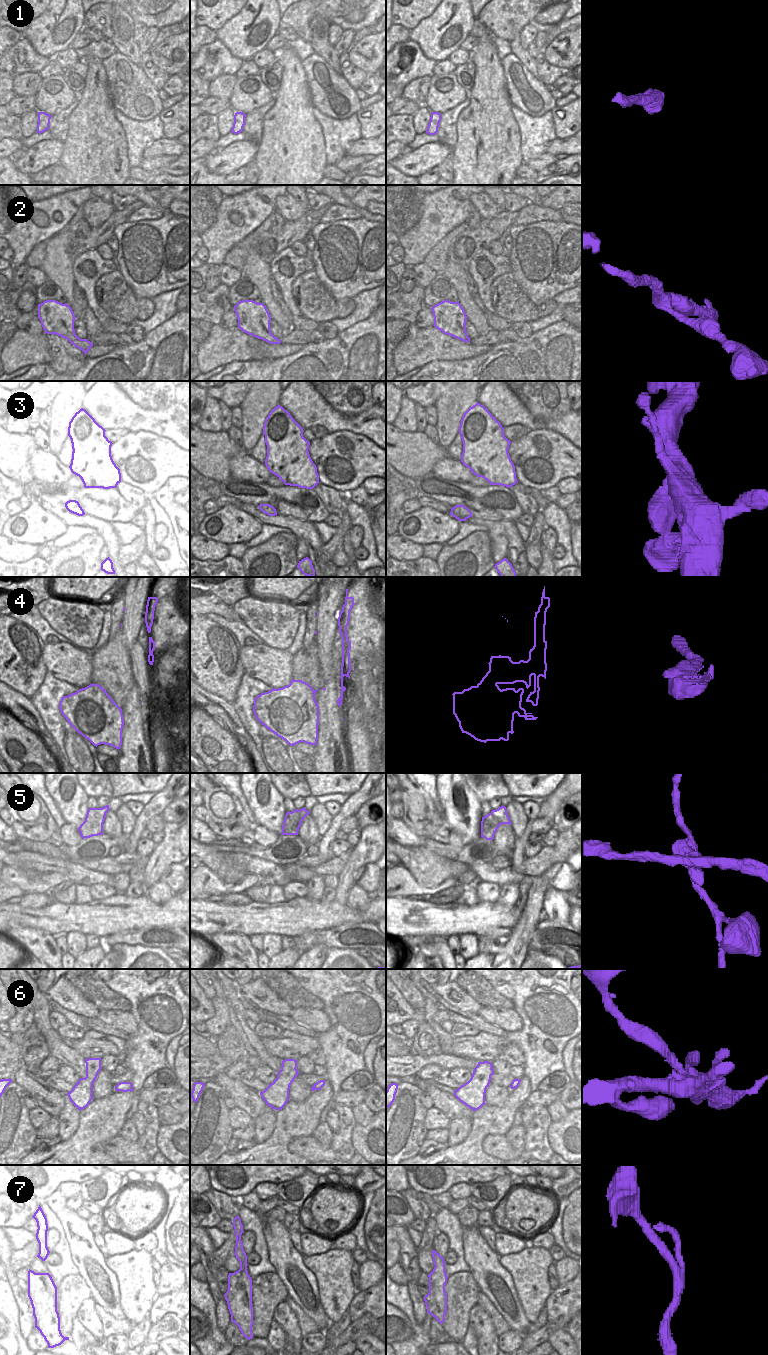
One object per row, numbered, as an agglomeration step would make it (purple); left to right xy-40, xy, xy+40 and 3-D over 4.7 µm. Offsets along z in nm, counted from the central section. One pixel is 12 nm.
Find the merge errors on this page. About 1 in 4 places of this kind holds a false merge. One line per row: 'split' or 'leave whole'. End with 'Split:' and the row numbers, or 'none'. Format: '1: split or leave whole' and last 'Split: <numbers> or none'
1: leave whole
2: leave whole
3: leave whole
4: leave whole
5: split
6: split
7: leave whole
Split: 5, 6

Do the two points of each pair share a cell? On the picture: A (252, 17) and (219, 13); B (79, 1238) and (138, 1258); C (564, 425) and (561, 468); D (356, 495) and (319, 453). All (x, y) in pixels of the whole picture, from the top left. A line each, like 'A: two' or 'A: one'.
A: two
B: two
C: two
D: two

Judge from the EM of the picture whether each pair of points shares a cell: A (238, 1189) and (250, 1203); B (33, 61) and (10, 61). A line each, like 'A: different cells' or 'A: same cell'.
A: different cells
B: same cell

